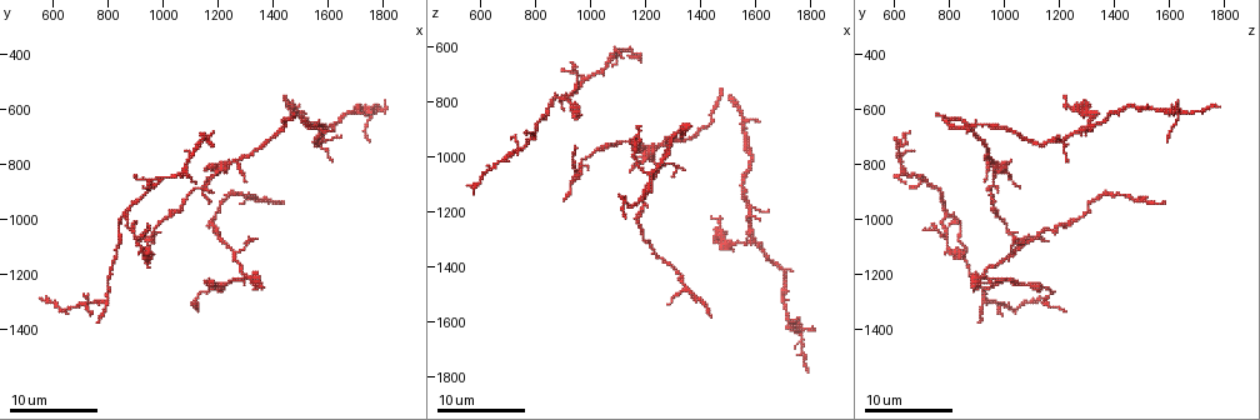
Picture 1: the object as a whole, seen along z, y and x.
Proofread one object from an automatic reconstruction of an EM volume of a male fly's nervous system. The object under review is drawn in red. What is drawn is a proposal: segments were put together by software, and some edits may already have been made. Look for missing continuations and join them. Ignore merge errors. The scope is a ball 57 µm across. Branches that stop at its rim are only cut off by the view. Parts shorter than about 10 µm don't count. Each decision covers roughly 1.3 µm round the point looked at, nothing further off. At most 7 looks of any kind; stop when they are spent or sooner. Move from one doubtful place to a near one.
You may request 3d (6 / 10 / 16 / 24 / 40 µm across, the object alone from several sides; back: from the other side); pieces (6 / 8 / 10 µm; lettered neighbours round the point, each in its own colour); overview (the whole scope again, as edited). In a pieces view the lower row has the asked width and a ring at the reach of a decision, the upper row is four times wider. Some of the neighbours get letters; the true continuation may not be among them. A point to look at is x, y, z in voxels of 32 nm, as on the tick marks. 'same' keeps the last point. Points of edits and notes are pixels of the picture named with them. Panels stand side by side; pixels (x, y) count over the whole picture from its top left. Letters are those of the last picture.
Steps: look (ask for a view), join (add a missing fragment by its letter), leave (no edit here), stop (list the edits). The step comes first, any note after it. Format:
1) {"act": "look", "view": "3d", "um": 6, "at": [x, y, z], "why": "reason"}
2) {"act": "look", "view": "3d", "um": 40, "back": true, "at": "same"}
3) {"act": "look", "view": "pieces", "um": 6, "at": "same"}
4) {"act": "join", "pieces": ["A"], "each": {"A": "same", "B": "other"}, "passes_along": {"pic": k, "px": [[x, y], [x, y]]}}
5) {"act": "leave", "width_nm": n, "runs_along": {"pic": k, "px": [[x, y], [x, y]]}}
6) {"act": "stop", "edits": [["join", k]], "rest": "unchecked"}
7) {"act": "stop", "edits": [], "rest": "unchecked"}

{"act": "look", "view": "pieces", "um": 6, "at": [1130, 1330, 1220], "why": "free end"}

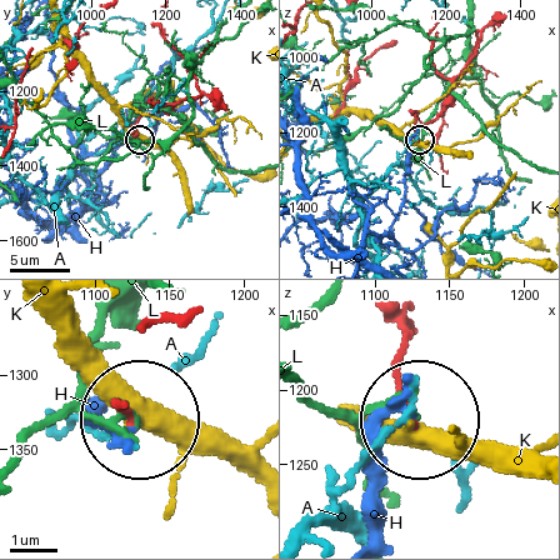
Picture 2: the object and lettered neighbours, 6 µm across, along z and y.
{"act": "leave", "each": {"A": "other", "H": "other", "K": "other", "L": "other"}, "found": "no lettered fragment goes on from it"}

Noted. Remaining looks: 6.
{"act": "look", "view": "pieces", "um": 8, "at": [570, 1280, 1130], "why": "end of a long branch"}

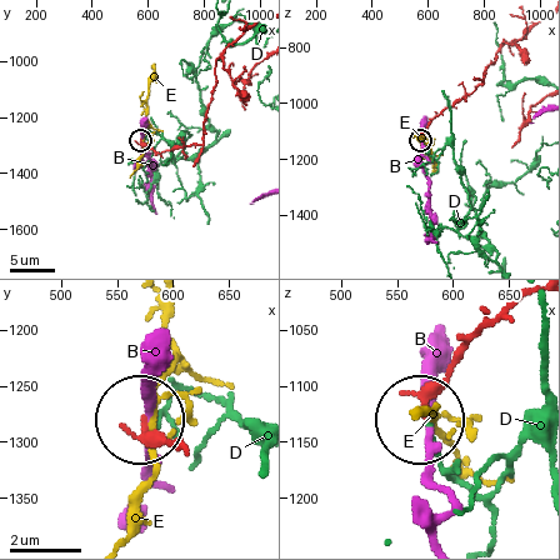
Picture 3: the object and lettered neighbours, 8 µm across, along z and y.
{"act": "leave", "each": {"B": "other", "D": "other", "E": "other"}, "runs_along": {"pic": 3, "px": [[215, 79], [201, 143], [159, 153], [140, 140]]}, "found": "no lettered fragment goes on from it"}

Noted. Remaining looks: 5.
{"act": "look", "view": "pieces", "um": 10, "at": [900, 1070, 1160], "why": "tapers out"}

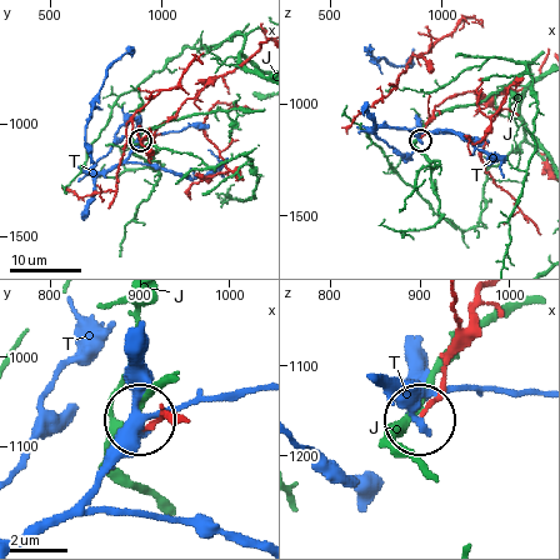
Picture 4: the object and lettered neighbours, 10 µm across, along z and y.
{"act": "leave", "width_nm": 130, "each": {"J": "other", "T": "other"}, "runs_along": {"pic": 4, "px": [[476, 305], [469, 340], [445, 369], [424, 418]]}, "found": "none of them fits"}

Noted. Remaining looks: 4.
{"act": "look", "view": "pieces", "um": 8, "at": [1440, 930, 1570], "why": "long arm stops here"}

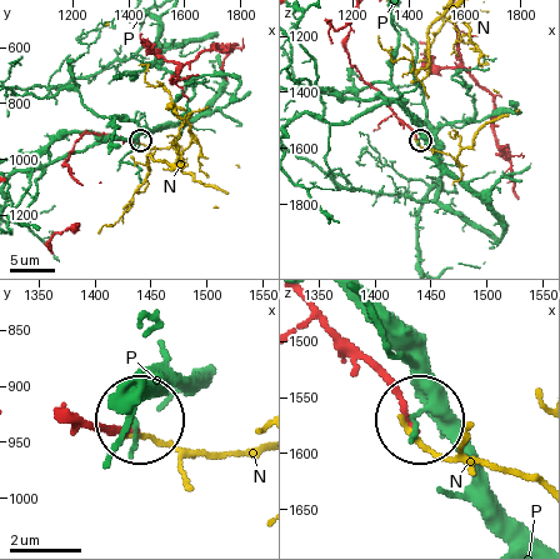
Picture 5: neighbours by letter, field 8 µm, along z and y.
{"act": "leave", "width_nm": 120, "each": {"N": "other", "P": "other"}, "found": "none of them fits"}

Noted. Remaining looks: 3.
{"act": "stop", "edits": [], "rest": "unchecked"}

